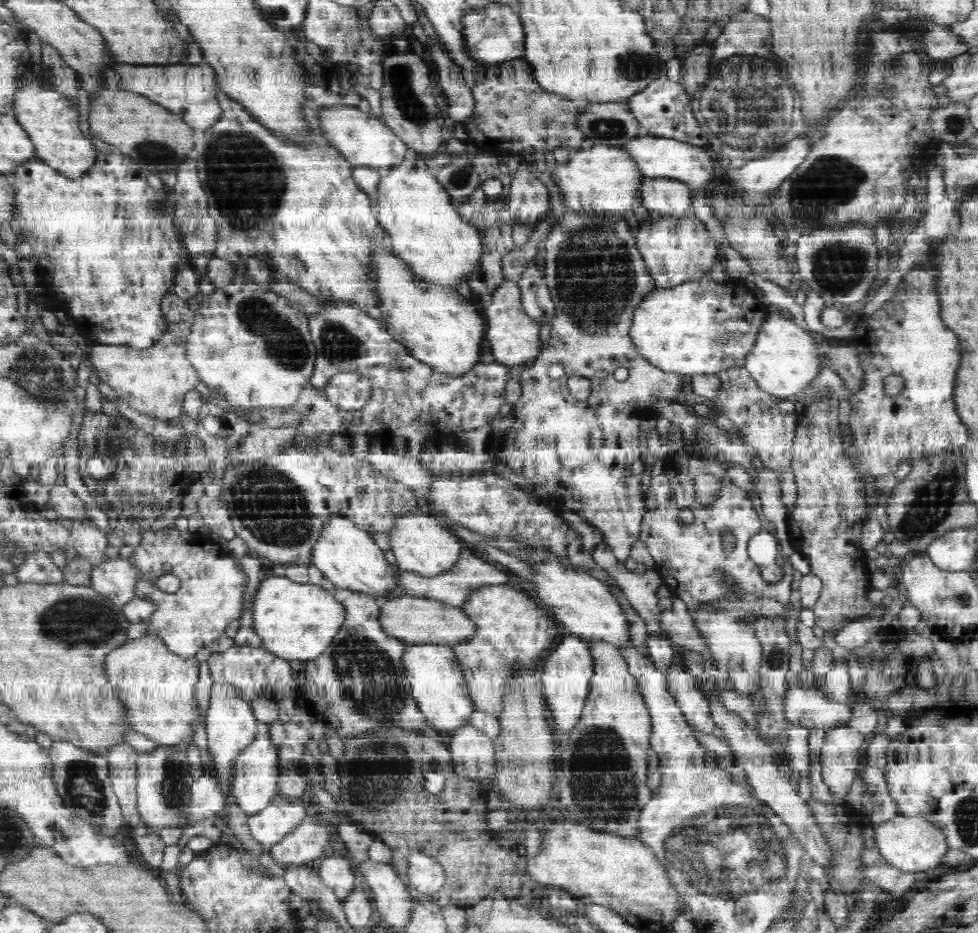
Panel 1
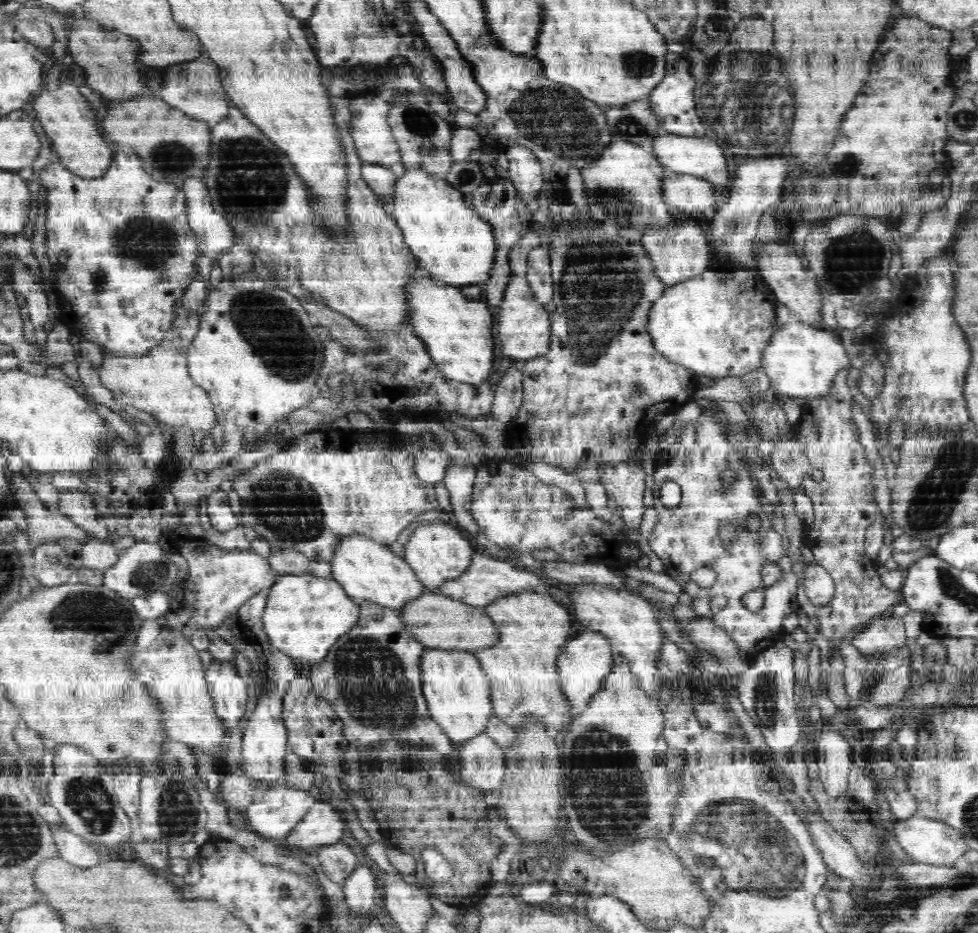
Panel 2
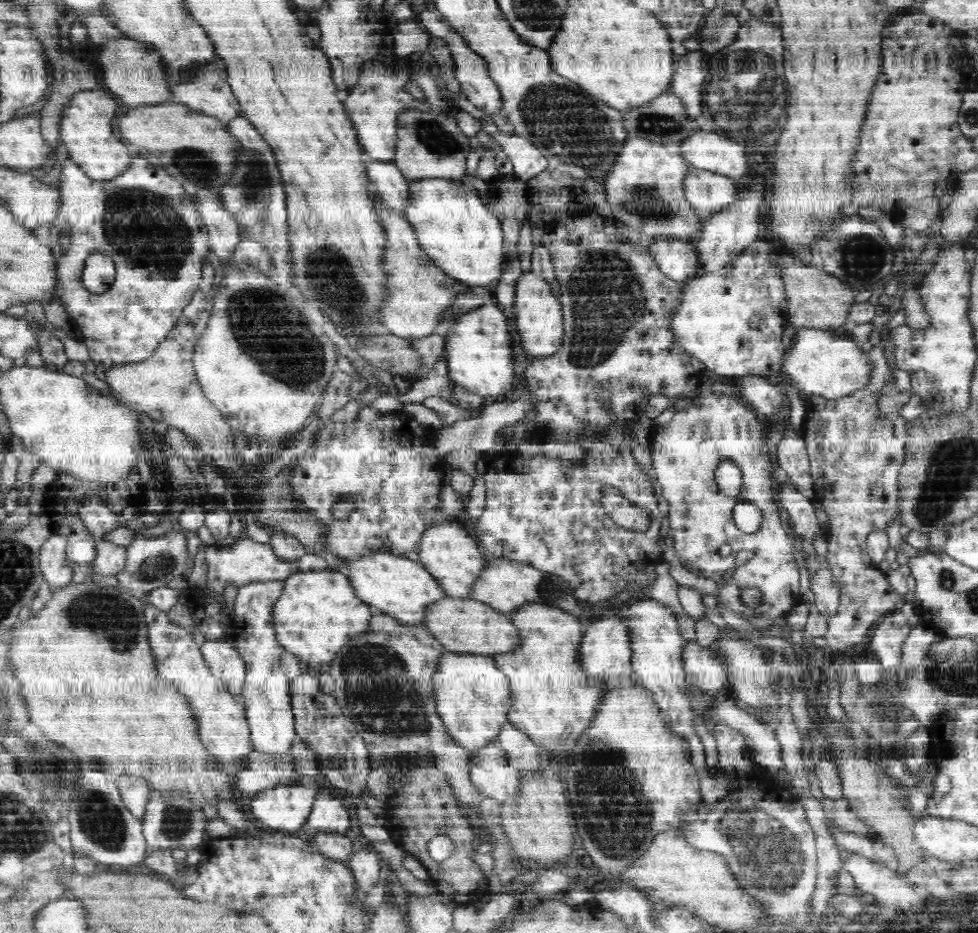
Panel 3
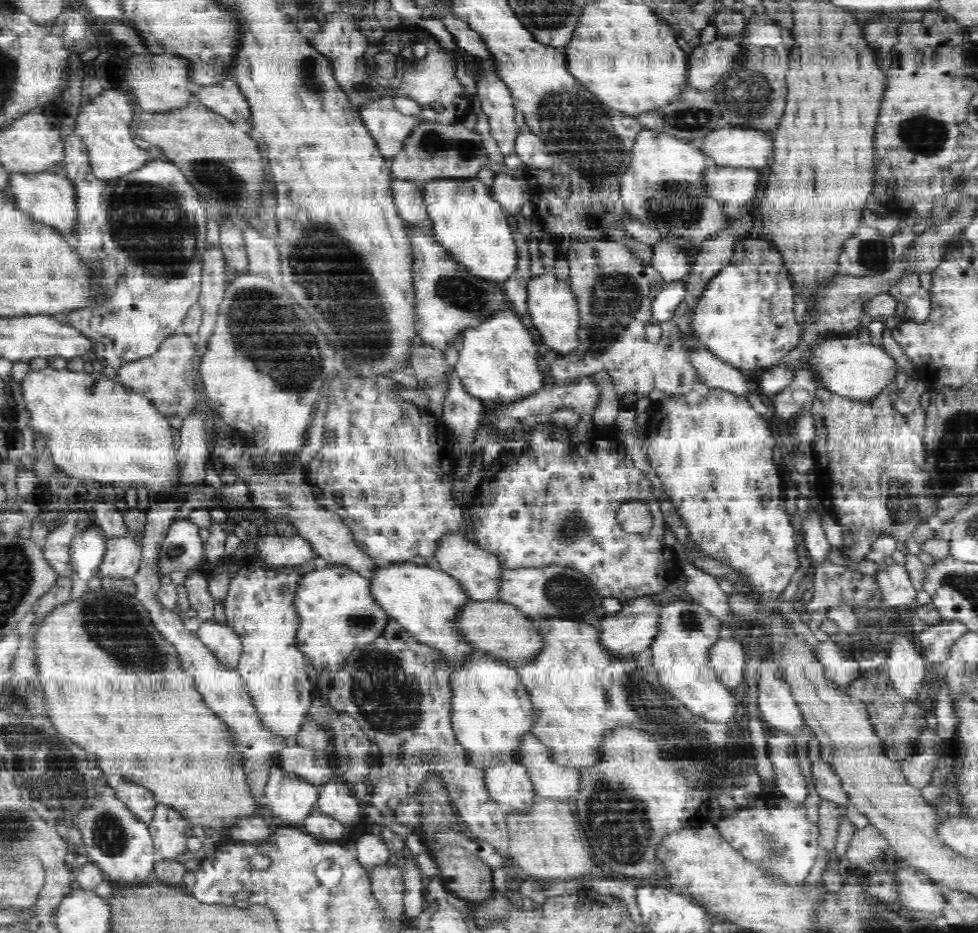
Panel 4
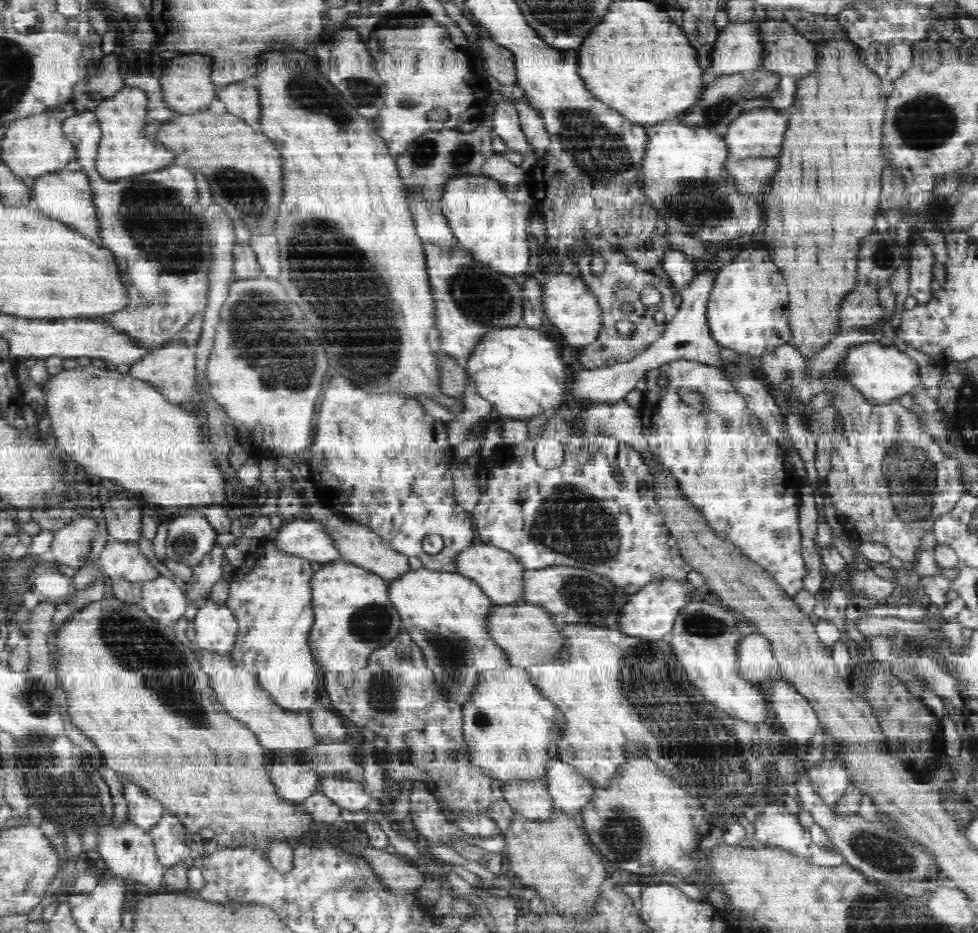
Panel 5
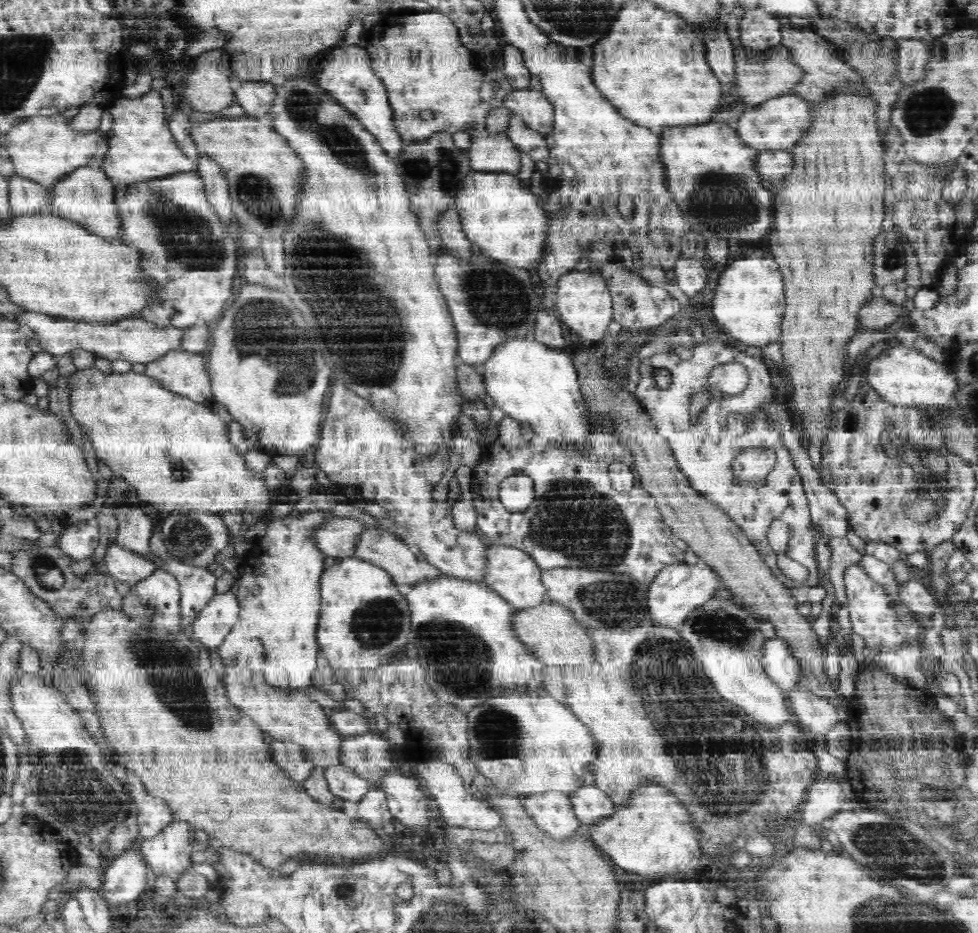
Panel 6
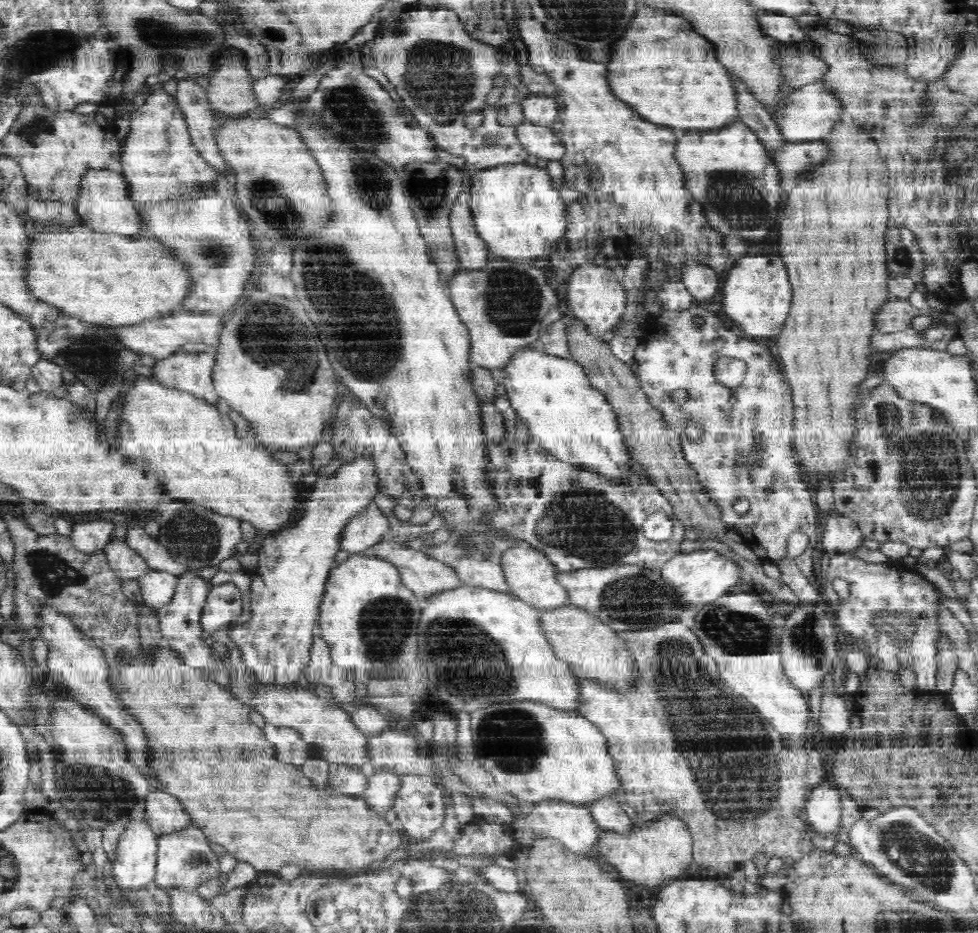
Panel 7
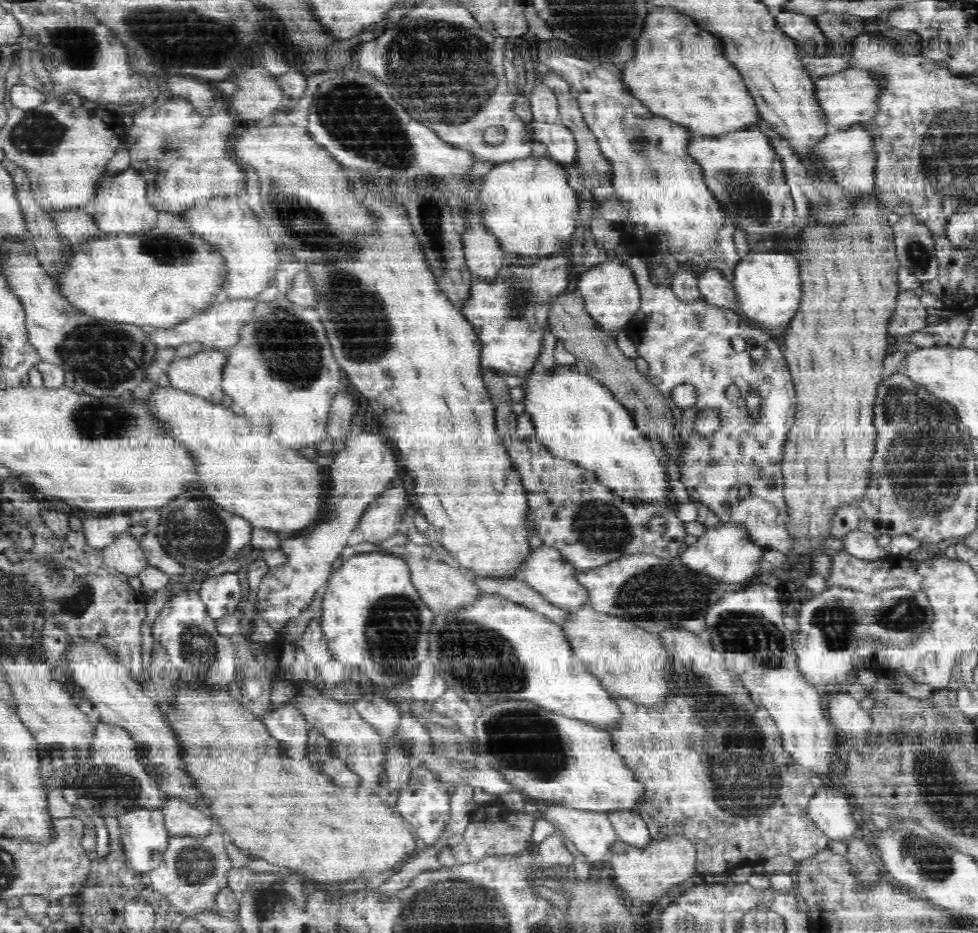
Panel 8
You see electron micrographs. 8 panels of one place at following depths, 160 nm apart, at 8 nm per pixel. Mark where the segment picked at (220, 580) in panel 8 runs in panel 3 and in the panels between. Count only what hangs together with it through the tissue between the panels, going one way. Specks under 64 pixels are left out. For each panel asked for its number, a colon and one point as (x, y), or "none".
3: (225, 661)
4: (222, 639)
5: (216, 625)
6: (216, 620)
7: (224, 605)

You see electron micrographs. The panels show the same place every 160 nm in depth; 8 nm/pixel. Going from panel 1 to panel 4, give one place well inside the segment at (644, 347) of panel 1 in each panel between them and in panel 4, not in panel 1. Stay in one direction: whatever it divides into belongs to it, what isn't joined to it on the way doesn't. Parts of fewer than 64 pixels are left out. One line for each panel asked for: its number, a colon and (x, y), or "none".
2: (719, 324)
3: (733, 321)
4: (746, 316)

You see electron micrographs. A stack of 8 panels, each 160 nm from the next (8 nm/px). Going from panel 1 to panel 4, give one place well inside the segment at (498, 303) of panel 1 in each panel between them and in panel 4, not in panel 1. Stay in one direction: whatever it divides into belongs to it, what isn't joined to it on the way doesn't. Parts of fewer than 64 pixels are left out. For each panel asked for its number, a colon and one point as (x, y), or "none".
2: (524, 325)
3: (540, 319)
4: (554, 311)

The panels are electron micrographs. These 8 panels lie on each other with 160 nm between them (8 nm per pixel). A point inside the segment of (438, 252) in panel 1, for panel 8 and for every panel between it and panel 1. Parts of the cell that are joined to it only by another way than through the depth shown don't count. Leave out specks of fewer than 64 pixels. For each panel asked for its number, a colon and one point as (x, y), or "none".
2: (454, 244)
3: (454, 226)
4: (469, 222)
5: (483, 215)
6: (500, 213)
7: (516, 209)
8: (528, 204)

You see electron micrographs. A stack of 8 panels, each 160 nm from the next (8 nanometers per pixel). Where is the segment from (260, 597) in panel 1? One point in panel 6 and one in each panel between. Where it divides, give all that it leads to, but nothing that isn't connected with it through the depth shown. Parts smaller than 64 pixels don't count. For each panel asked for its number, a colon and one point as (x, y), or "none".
2: (306, 615)
3: (320, 612)
4: (340, 614)
5: (354, 614)
6: (365, 620)

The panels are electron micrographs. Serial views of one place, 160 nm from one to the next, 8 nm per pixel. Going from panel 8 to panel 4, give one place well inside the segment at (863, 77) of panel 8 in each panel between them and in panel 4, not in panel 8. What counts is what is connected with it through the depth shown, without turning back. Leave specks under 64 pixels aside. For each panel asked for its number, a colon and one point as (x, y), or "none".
4: (731, 146)
5: (760, 131)
6: (780, 122)
7: (813, 111)

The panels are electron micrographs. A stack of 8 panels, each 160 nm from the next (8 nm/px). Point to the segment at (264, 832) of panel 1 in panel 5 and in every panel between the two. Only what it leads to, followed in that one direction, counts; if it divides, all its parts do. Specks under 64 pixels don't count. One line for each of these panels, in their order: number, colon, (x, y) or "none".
2: (274, 812)
3: (285, 807)
4: (289, 797)
5: (295, 781)

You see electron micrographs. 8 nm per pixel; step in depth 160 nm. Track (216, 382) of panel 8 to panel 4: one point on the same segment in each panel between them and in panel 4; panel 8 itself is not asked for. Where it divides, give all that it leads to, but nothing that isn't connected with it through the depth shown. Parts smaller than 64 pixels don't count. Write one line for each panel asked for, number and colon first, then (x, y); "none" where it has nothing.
4: (163, 377)
5: (172, 369)
6: (184, 373)
7: (193, 373)

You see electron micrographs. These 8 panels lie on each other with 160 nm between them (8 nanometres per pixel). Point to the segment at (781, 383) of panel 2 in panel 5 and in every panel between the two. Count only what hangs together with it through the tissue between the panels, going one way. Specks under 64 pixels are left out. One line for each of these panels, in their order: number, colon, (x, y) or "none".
3: (834, 367)
4: (847, 366)
5: (884, 373)

